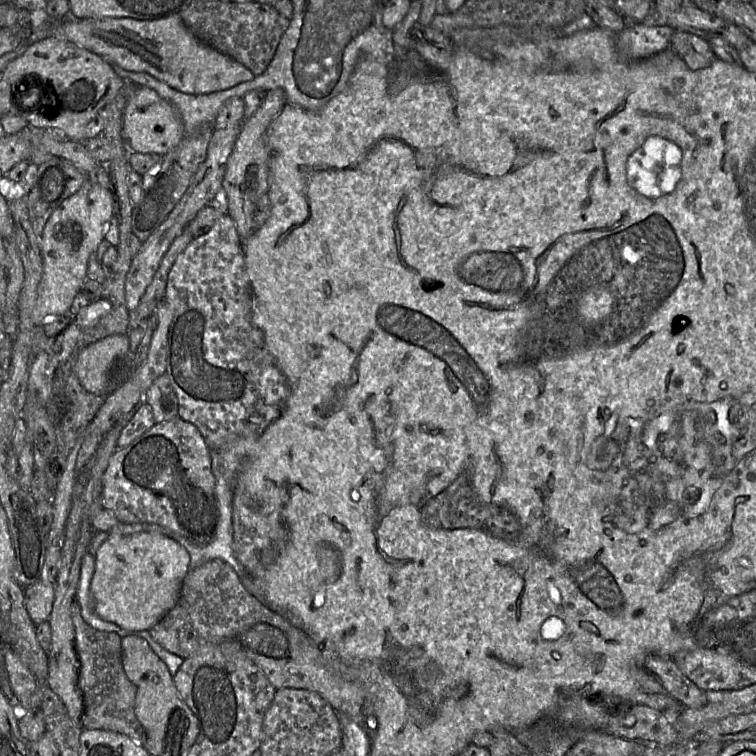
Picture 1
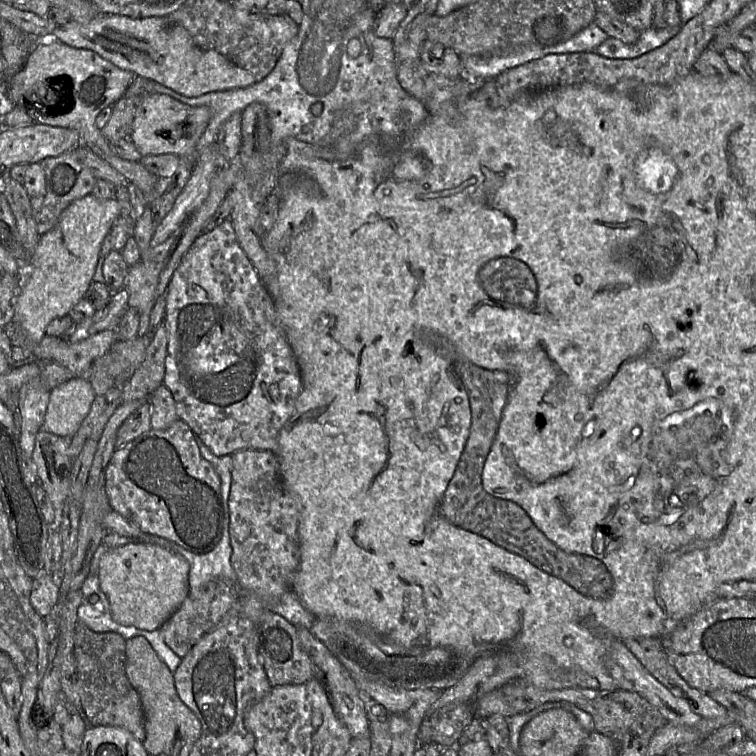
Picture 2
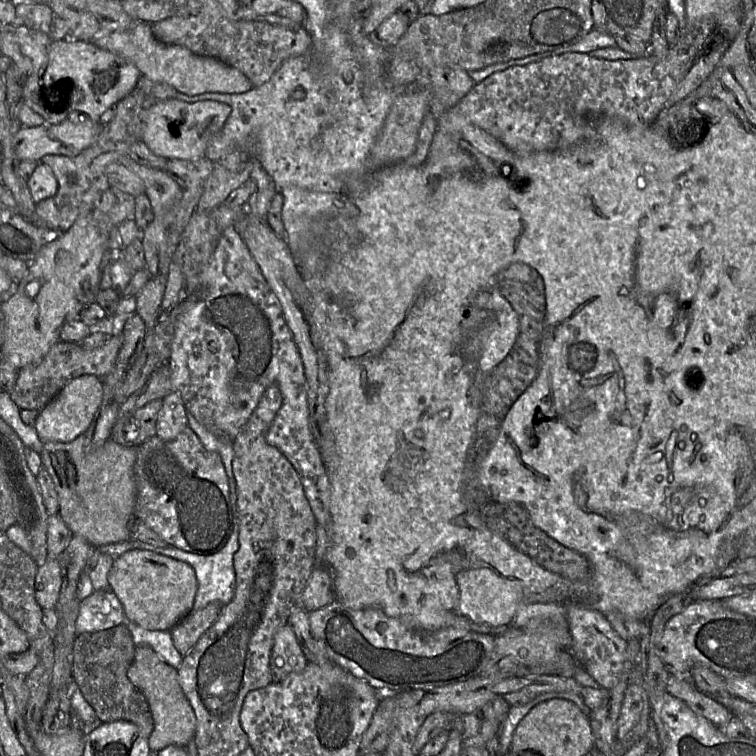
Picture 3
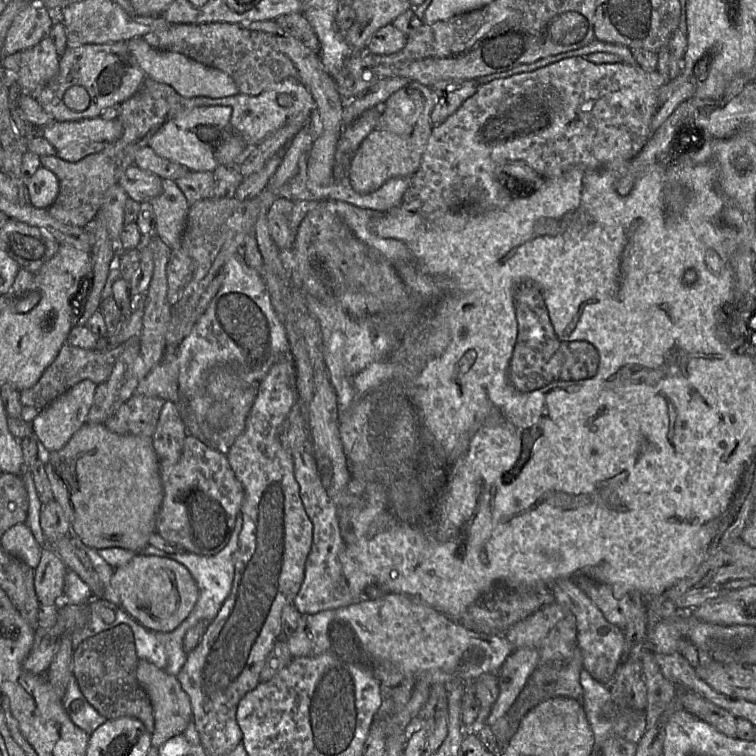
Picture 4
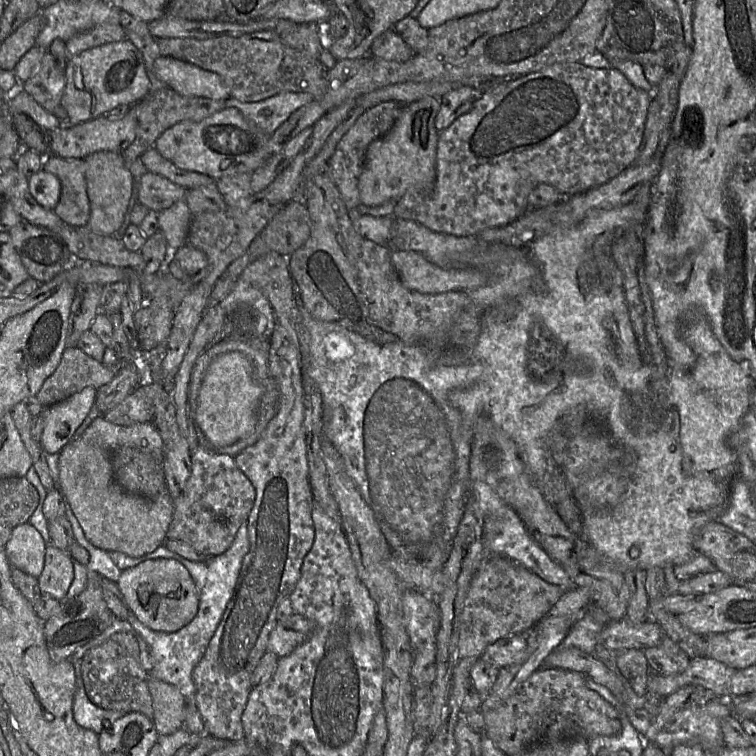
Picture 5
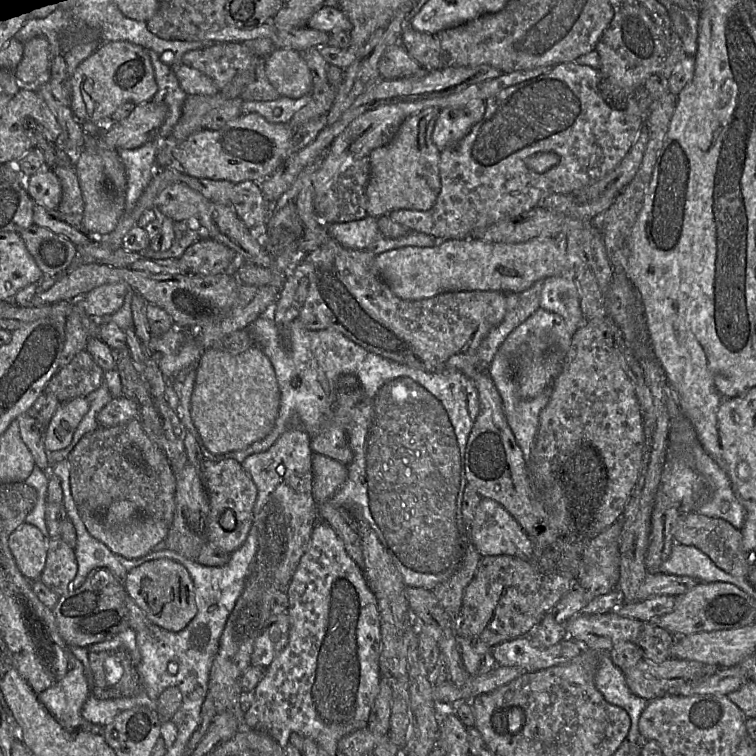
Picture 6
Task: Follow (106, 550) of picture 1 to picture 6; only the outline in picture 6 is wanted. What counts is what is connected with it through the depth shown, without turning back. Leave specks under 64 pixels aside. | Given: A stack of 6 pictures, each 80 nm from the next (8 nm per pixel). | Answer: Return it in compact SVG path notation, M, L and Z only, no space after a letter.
M154 559L129 570L123 579L131 600L155 625L172 632L184 629L197 613L195 587L190 574L180 563Z

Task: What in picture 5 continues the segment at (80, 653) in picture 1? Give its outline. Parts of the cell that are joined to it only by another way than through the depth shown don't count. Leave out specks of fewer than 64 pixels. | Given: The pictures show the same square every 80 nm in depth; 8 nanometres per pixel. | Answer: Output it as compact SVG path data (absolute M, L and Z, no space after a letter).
M116 632L104 643L89 650L81 660L84 688L96 706L124 713L140 712L154 719L153 701L148 688L149 673L140 663L139 645L133 634Z

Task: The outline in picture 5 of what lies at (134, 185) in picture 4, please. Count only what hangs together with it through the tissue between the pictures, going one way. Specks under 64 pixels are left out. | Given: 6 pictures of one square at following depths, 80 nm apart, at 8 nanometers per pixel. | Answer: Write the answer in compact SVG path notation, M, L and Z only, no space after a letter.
M147 171L137 185L137 201L156 212L170 207L179 200L185 200L186 189L168 178Z

